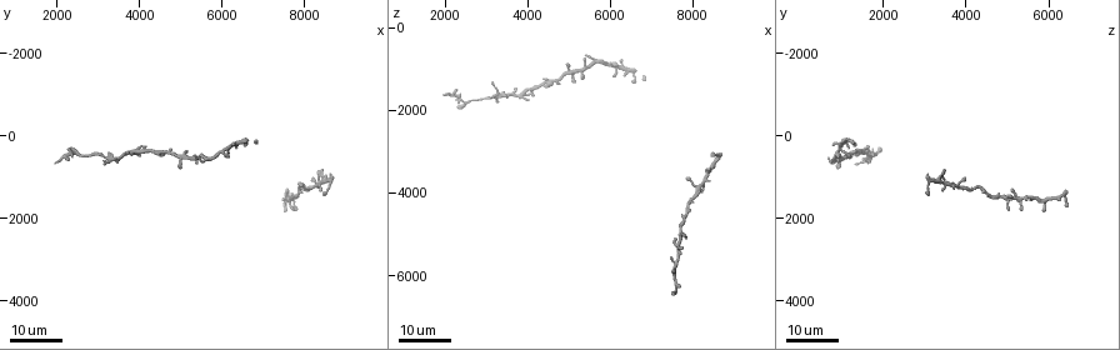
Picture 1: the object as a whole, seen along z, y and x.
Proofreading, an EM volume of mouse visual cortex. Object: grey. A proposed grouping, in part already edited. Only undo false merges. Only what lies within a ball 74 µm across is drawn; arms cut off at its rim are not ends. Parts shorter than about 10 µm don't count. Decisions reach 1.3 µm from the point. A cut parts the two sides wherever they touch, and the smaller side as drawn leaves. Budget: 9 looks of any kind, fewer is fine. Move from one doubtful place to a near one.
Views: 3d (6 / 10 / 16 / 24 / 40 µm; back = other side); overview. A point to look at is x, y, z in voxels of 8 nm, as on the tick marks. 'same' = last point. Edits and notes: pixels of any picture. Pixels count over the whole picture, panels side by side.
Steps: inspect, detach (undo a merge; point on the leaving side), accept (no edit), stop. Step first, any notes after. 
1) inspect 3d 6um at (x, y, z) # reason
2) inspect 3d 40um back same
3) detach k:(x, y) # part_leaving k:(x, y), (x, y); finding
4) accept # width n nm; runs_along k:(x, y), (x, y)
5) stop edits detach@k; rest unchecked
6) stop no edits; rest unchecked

inspect 3d 16um at (3250, 500, 1700) # sudden change in width

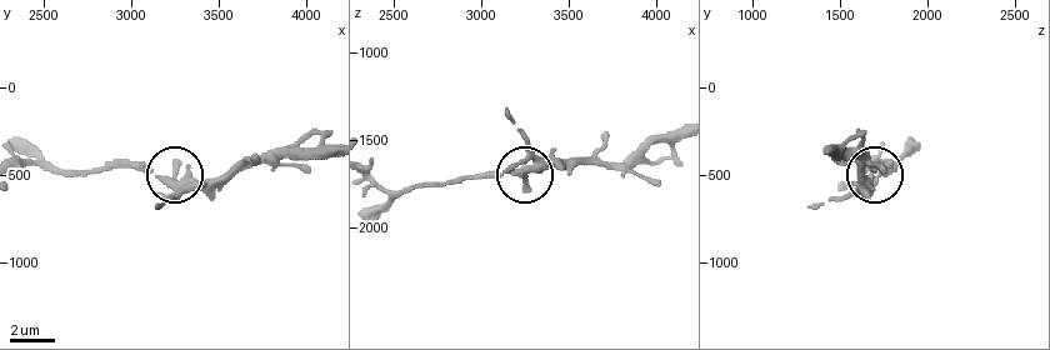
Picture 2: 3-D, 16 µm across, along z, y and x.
inspect 3d 10um at (3260, 560, 1680)

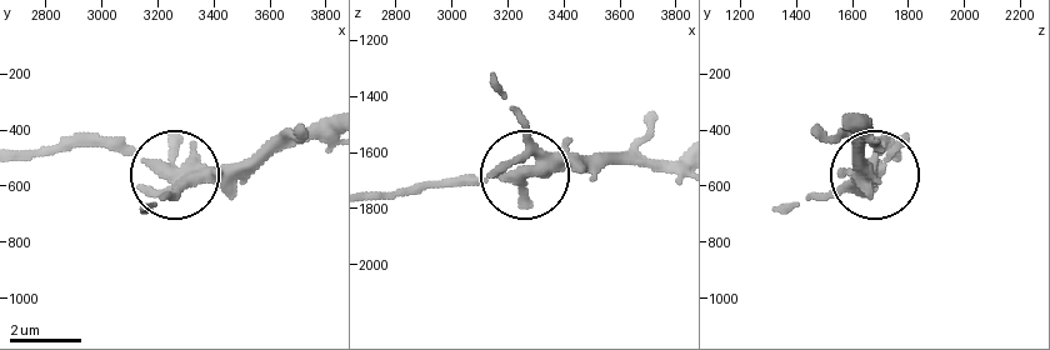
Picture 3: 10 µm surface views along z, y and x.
accept # runs_along 3:(328, 131), (283, 135), (201, 170), (158, 170), (98, 138); continuous, no second neuron

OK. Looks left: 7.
inspect 3d 16um at (4850, 500, 1100) # calibre changes

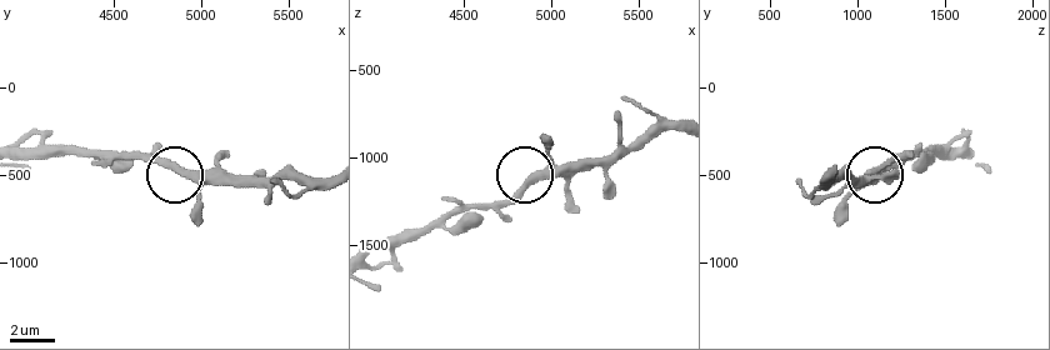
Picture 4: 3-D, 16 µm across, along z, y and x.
inspect 3d 10um at (4900, 480, 1120) # closer look

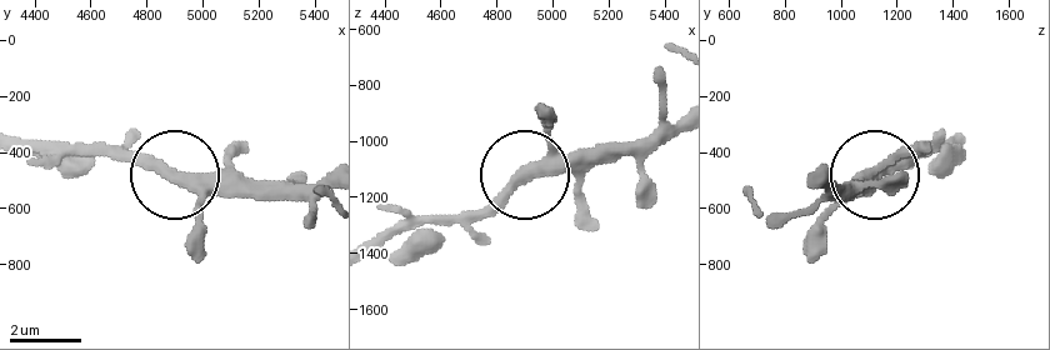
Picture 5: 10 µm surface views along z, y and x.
accept # width 370 nm; runs_along 5:(675, 123), (621, 146), (540, 158), (463, 224); continuous, no second neuron

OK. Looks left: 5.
inspect 3d 24um at (4200, 400, 1400) # calibre changes

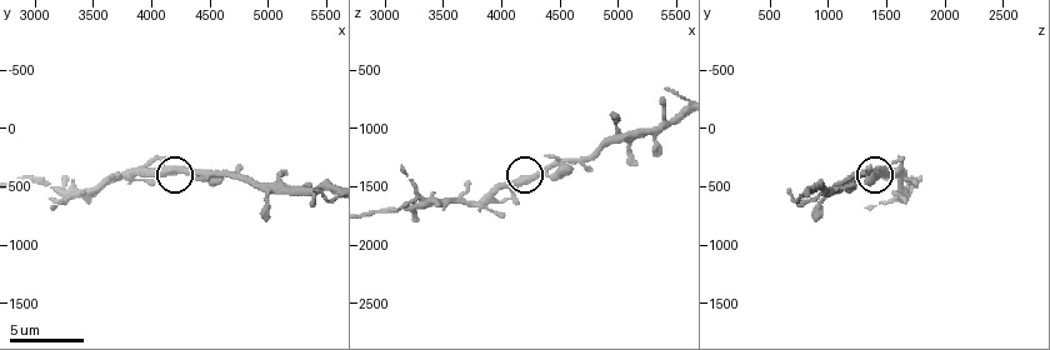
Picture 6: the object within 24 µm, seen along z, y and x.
inspect 3d 10um at (4280, 340, 1440)

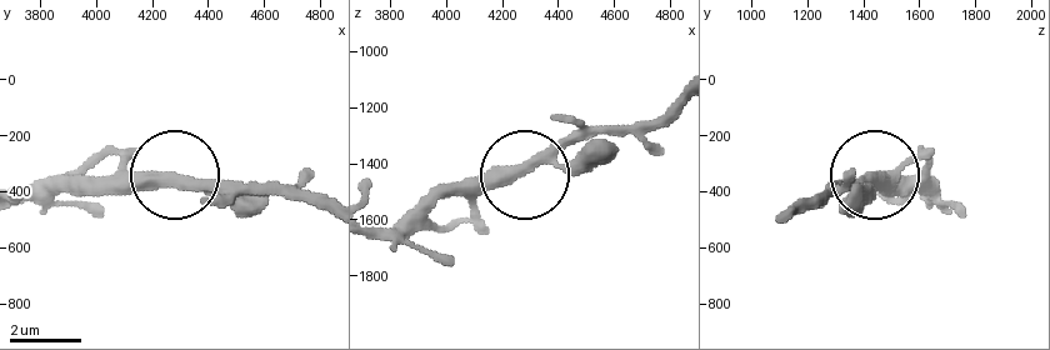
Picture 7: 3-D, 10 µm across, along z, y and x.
inspect 3d 6um at (4250, 360, 1430) # closer look

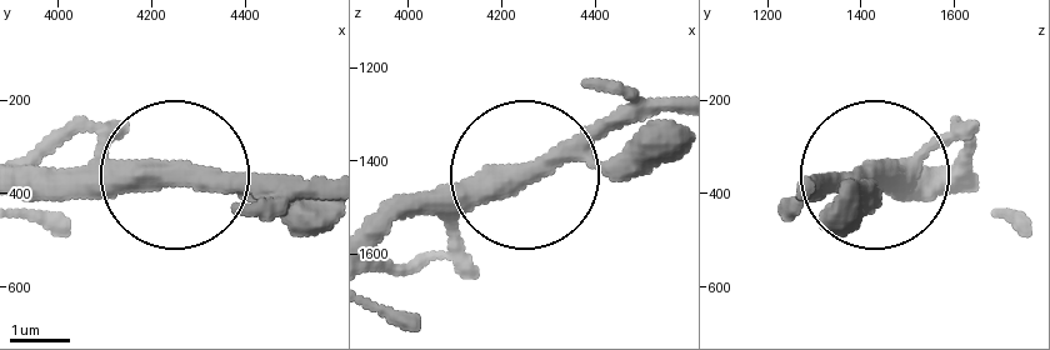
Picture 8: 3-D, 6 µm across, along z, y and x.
accept # runs_along 8:(675, 101), (616, 111), (526, 171), (383, 206); all the same neuron

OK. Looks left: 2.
inspect 3d 16um at (7700, 1500, 5500) # arms run side by side

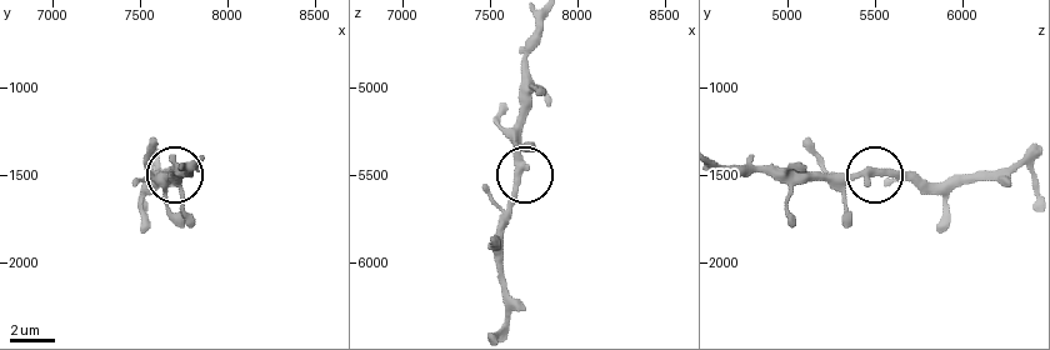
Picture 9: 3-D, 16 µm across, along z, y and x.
inspect 3d 6um at (7660, 1480, 5560)

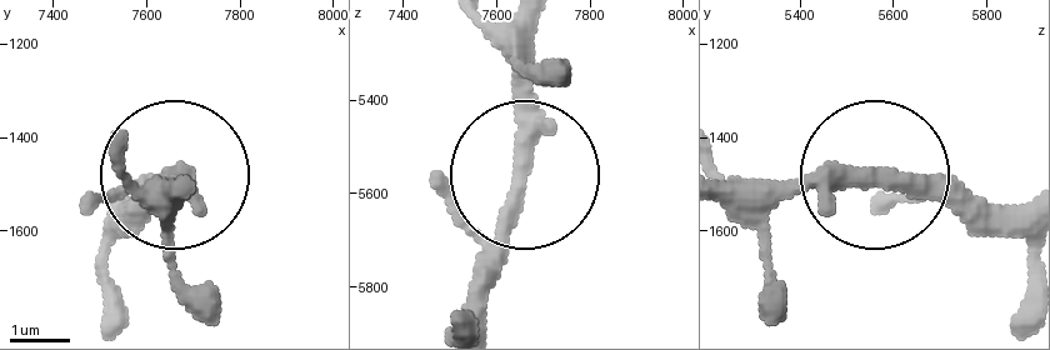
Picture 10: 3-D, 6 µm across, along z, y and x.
accept # one neuron here

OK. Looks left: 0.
stop no edits; rest unchecked

